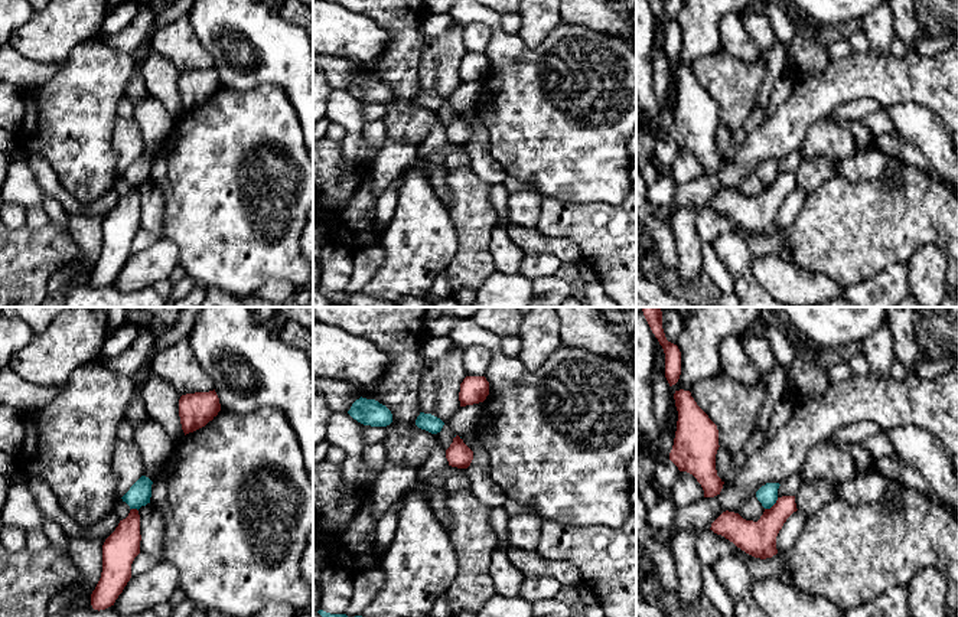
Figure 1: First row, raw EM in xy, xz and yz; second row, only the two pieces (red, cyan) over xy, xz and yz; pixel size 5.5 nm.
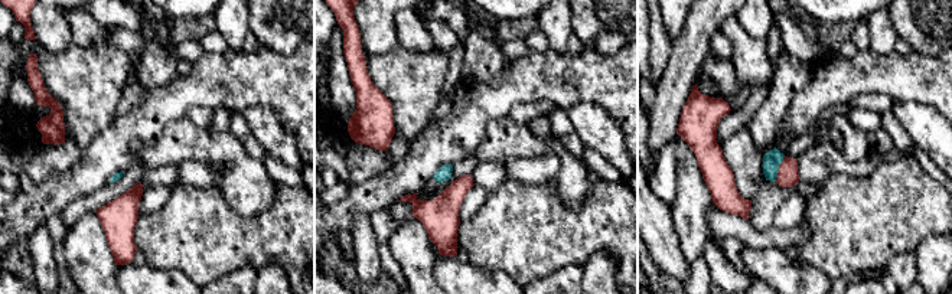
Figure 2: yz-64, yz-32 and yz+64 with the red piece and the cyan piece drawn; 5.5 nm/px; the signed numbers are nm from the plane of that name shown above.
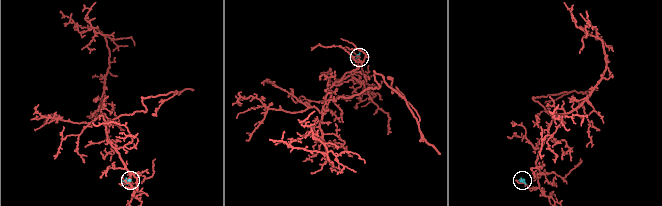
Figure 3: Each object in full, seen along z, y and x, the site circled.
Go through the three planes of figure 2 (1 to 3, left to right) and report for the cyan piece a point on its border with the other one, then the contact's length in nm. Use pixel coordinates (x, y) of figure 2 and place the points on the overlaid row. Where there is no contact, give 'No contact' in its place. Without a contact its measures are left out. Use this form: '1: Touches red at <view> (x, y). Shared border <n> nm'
1: No contact
2: No contact
3: Touches red at yz+64 (779, 169). Shared border 160 nm

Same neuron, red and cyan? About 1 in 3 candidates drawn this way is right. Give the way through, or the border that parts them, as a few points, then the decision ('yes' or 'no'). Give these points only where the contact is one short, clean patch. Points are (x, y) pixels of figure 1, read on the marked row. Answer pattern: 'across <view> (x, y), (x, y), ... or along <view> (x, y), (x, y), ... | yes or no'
along yz (778, 498), (765, 509) | no

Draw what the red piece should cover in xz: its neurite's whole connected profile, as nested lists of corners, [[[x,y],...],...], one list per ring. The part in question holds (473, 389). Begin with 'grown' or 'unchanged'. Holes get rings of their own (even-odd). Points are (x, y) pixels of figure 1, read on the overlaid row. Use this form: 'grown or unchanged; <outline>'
unchanged; [[[466,376],[460,383],[460,407],[483,402],[489,395],[489,382],[485,376]]]

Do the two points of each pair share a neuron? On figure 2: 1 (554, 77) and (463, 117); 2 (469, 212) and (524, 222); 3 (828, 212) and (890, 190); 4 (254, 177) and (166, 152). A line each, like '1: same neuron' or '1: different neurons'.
1: same neuron
2: different neurons
3: same neuron
4: same neuron

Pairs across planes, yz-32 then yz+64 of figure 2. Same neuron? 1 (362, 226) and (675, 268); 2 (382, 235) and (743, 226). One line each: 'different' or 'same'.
1: different
2: same

